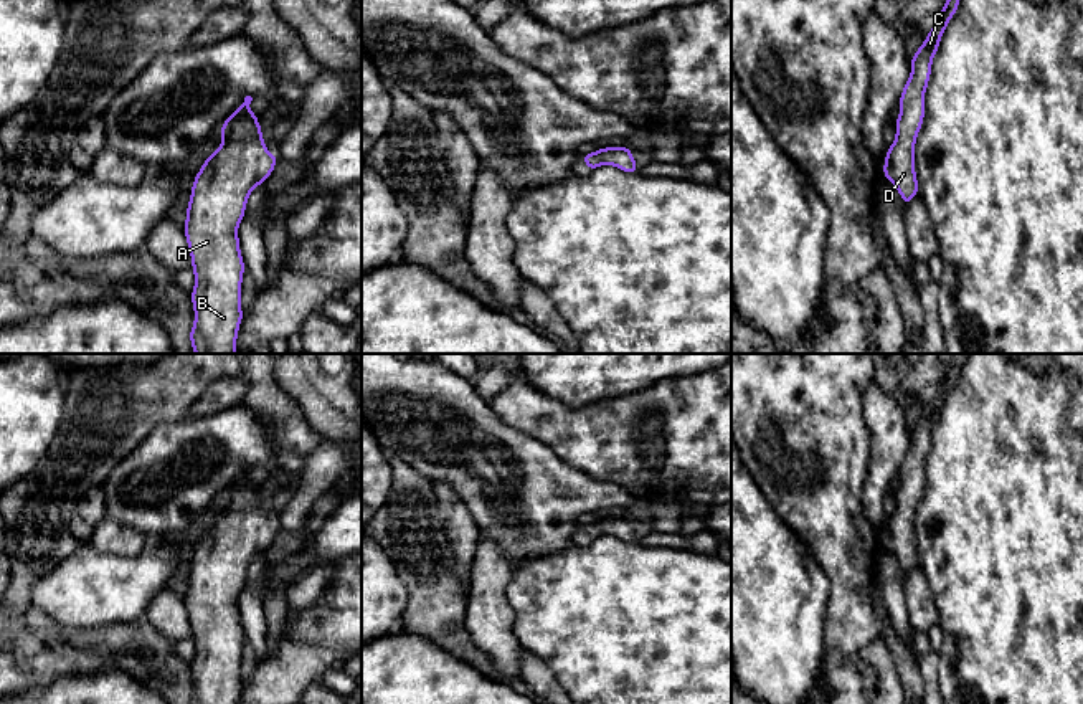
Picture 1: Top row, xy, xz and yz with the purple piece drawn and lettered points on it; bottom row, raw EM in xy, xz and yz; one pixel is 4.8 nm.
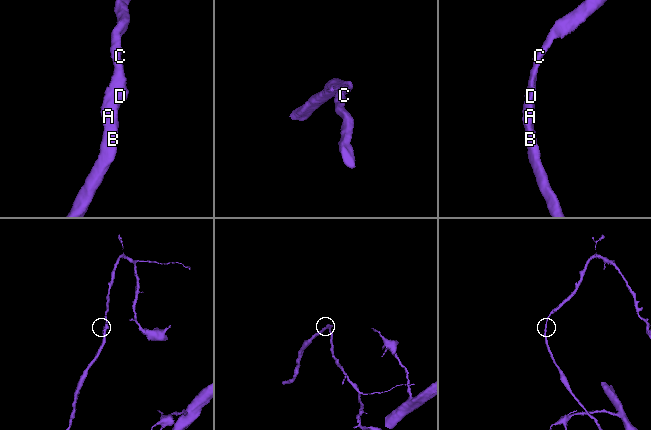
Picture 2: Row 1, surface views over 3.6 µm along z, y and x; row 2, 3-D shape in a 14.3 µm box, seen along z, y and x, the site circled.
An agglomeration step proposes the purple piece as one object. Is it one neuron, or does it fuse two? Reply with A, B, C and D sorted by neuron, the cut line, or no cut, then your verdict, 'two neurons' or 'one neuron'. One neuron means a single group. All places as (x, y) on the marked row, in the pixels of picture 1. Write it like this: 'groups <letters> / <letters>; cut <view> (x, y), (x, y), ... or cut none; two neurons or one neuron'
groups A B C D; cut none; one neuron

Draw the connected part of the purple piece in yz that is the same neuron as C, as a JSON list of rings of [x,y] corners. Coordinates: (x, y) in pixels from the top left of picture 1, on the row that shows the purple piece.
[[[946,0],[944,8],[938,13],[939,20],[911,58],[911,74],[900,96],[901,109],[895,124],[896,139],[887,152],[883,177],[898,188],[905,207],[920,193],[915,172],[915,142],[925,119],[925,91],[931,76],[931,63],[958,7],[959,0]]]

